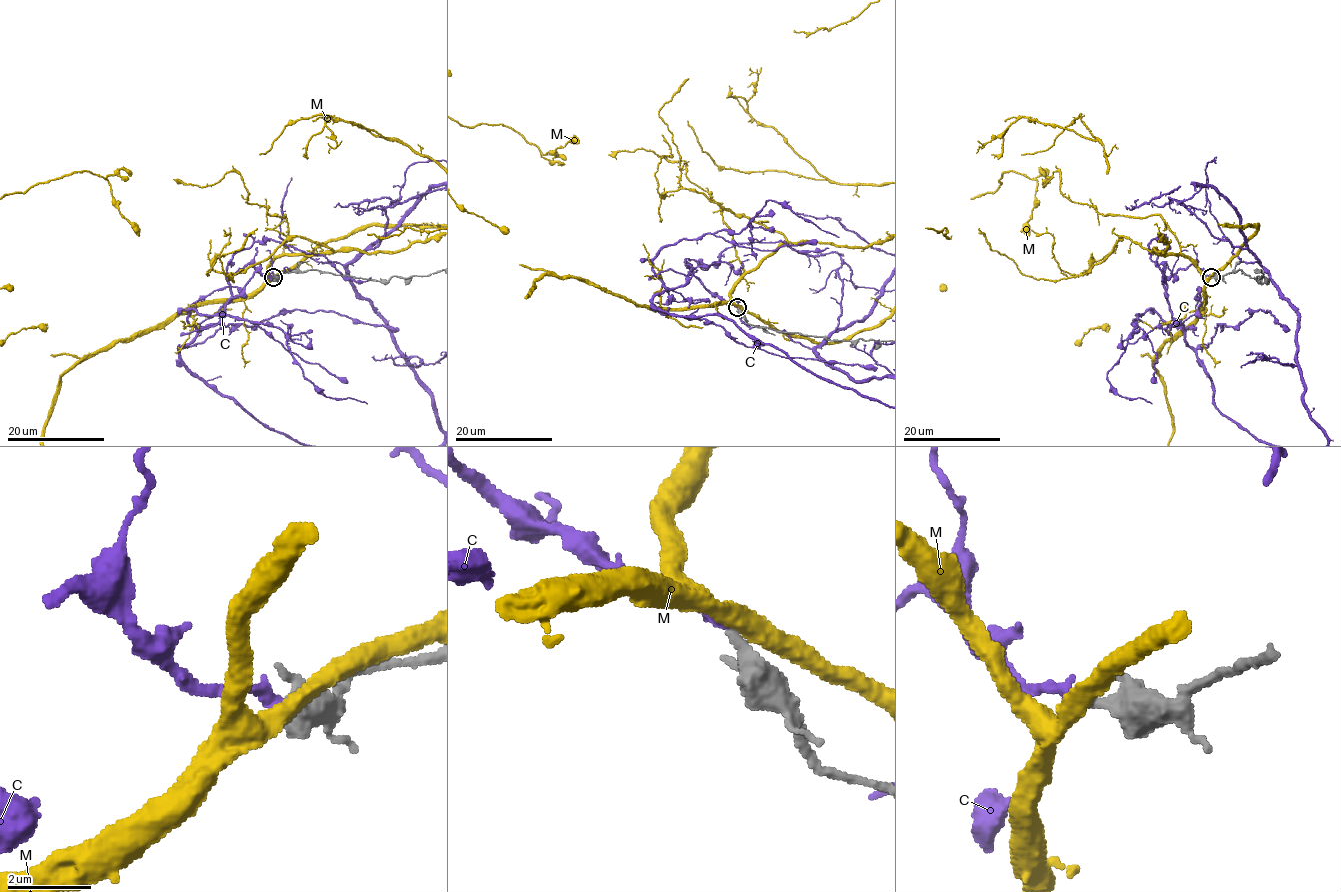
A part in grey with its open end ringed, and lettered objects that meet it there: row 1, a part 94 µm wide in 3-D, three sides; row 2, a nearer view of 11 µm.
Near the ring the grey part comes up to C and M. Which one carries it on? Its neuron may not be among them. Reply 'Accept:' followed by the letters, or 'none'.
Accept: C

